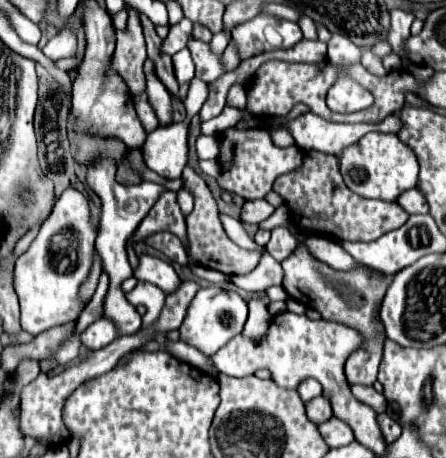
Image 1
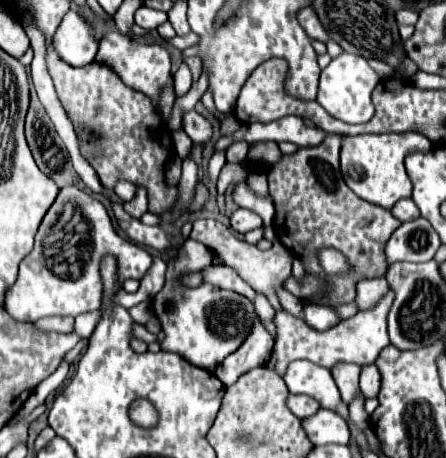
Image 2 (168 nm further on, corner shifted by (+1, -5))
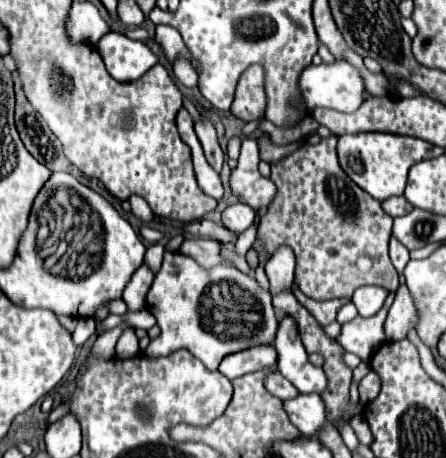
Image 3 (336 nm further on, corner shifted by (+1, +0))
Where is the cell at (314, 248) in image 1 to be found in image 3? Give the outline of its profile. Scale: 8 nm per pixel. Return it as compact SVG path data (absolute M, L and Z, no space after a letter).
M395 292L387 296L384 307L374 317L356 317L354 321L342 325L342 333L338 337L340 345L362 357L362 361L368 361L368 353L372 355L382 343L384 343L384 319L395 298Z

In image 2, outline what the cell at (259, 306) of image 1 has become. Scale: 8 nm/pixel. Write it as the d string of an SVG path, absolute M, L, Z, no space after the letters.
M260 320L254 322L248 338L242 342L242 346L232 352L218 368L216 368L216 376L220 378L220 382L236 382L244 372L256 368L256 366L264 366L270 360L270 352L274 346L274 338L270 336L270 332L264 328L264 324Z

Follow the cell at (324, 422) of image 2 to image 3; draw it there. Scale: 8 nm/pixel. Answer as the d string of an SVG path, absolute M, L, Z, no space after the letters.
M300 393L294 399L286 399L284 411L288 413L292 425L302 433L302 435L316 435L324 421L326 421L326 409L316 393Z

